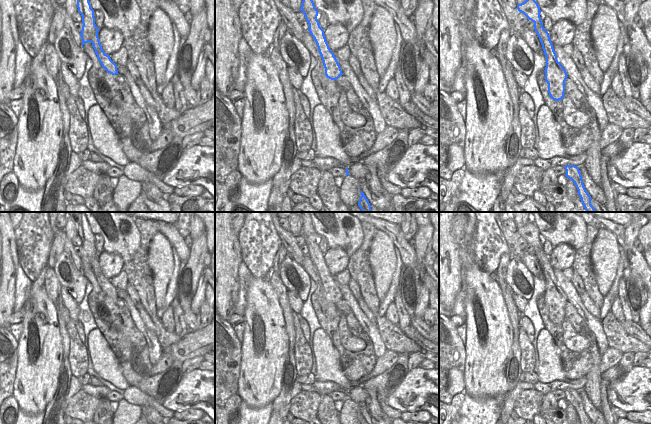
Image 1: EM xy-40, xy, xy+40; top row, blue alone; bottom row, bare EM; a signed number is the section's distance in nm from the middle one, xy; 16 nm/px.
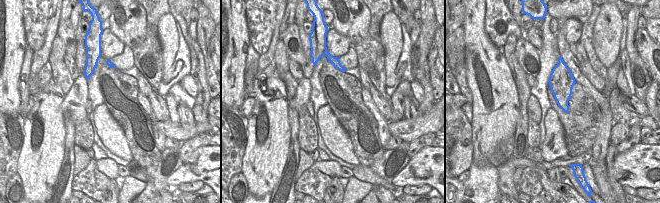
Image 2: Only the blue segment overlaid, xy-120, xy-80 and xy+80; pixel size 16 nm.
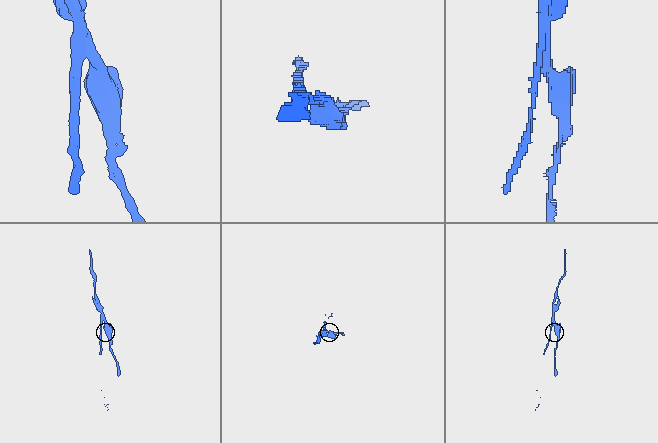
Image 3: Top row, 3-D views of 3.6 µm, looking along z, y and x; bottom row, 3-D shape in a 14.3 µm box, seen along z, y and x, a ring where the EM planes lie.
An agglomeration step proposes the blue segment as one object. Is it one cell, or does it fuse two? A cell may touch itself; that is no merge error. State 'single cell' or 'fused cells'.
fused cells

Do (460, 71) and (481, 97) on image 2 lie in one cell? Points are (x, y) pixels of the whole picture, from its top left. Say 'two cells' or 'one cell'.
two cells

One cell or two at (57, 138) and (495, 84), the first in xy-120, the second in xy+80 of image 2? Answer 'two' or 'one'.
one

